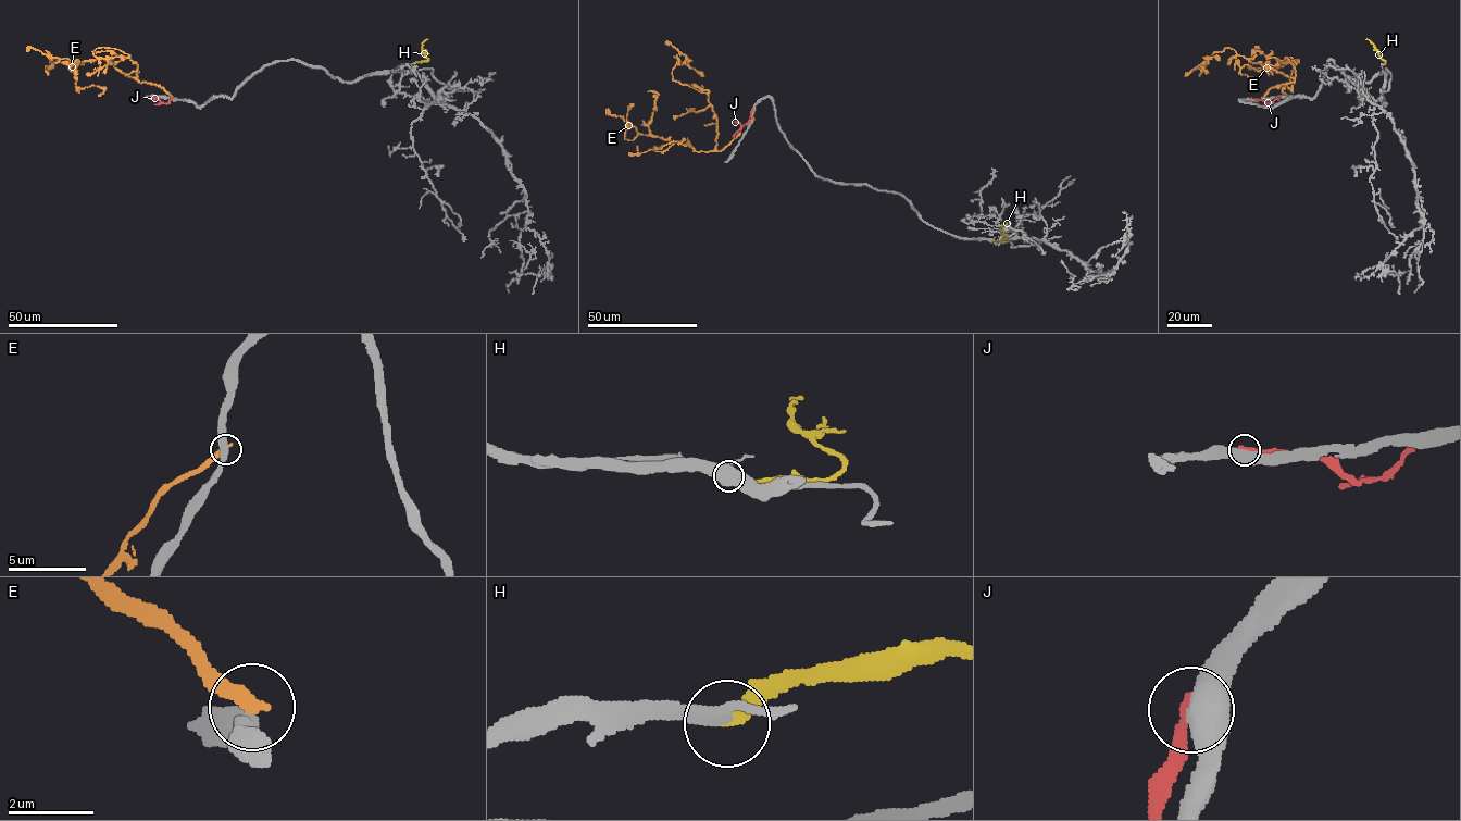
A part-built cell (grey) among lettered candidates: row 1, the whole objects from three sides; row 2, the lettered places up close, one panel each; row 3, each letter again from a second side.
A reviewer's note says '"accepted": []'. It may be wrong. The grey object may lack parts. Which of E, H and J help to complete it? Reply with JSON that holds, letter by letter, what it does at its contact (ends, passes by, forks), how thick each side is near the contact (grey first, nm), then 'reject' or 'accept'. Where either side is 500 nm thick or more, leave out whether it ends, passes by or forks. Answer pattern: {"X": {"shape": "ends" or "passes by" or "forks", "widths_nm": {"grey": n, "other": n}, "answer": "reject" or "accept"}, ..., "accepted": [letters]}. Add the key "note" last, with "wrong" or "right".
{"E": {"shape": "ends", "widths_nm": {"grey": 440, "other": 400}, "answer": "reject"}, "H": {"shape": "ends", "widths_nm": {"grey": 240, "other": 280}, "answer": "accept"}, "J": {"widths_nm": {"grey": 550, "other": 240}, "answer": "reject"}, "accepted": ["H"], "note": "wrong"}

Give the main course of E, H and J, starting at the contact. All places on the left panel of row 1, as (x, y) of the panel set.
E: (174, 98), (162, 87), (139, 82), (137, 65), (116, 49), (94, 50), (107, 63), (87, 75)
H: (412, 64), (428, 59), (422, 48), (426, 39)
J: (174, 99), (162, 103), (153, 98)

